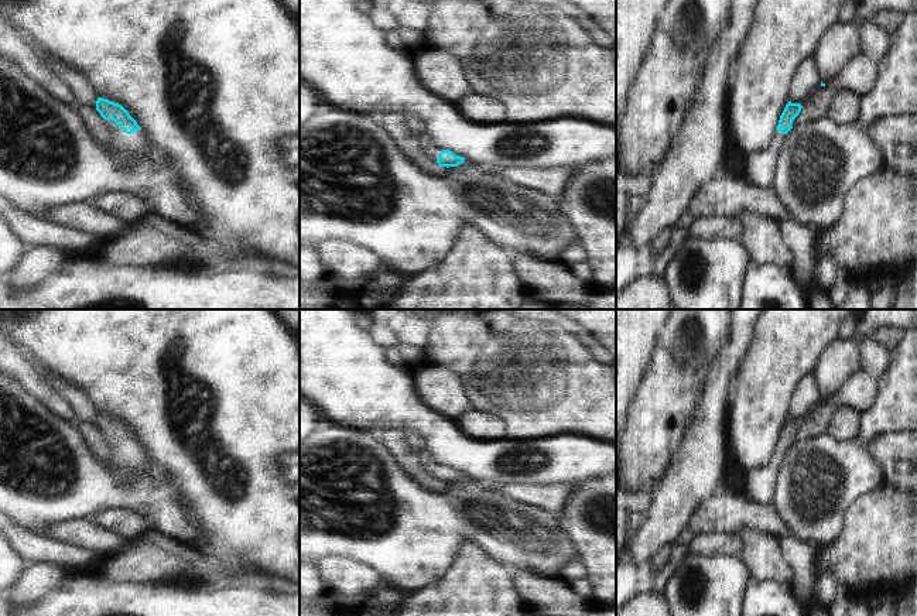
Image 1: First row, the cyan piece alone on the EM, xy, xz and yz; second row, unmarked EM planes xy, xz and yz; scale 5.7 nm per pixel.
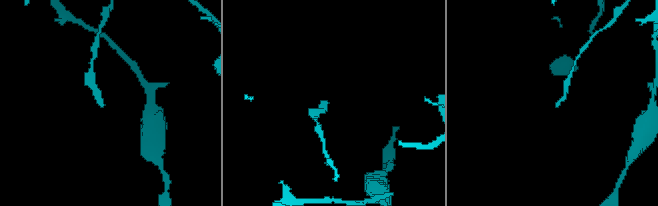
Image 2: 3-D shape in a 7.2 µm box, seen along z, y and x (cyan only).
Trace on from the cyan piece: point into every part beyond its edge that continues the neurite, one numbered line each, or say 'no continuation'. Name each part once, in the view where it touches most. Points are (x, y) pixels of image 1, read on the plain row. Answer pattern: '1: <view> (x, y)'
1: xy (134, 462).

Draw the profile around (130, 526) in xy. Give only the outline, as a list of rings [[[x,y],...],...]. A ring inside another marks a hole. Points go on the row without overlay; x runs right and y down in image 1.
[[[106,510],[90,520],[127,543],[136,541],[150,531],[148,523],[134,511]]]

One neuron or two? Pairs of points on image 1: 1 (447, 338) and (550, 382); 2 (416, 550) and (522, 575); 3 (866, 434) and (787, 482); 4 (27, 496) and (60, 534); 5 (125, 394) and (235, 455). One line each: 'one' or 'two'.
1: one
2: two
3: one
4: two
5: one

